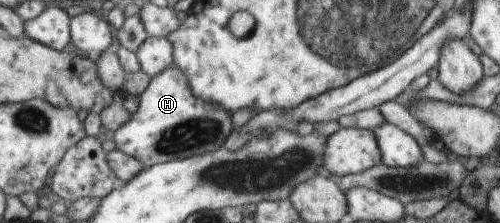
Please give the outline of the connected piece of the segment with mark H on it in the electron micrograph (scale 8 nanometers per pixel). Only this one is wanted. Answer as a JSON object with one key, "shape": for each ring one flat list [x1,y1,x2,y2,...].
{"shape":[[171,65,150,78,147,87,137,95,136,107,129,111,127,123,113,132,112,141,119,151,135,157,148,168,219,150,230,135,229,131,229,111,191,95,190,84,183,71]]}

